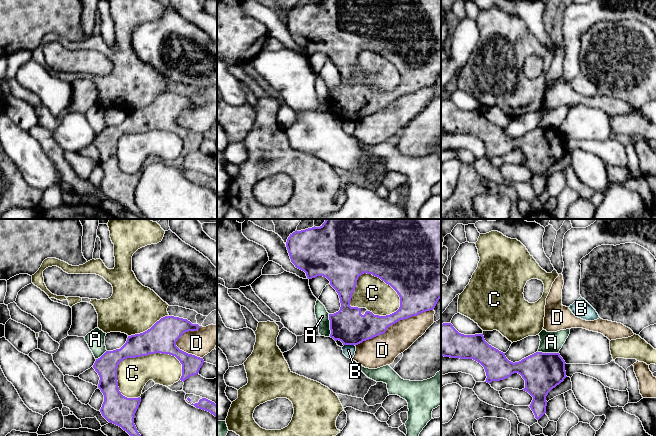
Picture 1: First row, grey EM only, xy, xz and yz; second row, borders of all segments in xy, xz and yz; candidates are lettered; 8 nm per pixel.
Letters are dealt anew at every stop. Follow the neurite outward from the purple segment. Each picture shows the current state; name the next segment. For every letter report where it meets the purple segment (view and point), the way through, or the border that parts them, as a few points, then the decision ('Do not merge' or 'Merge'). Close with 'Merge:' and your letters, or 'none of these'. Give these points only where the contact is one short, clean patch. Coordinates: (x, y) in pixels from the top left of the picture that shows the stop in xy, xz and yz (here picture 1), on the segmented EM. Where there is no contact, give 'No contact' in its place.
A: Touches purple at xz (330, 325). Boundary: xz (328, 314), (330, 336). Do not merge
B: Touches purple at xz (350, 344). Boundary: xz (344, 344), (353, 344), (355, 346). Do not merge
C: Touches purple at xy (154, 353). Do not merge
D: Touches purple at xz (393, 323). Do not merge
Merge: none of these

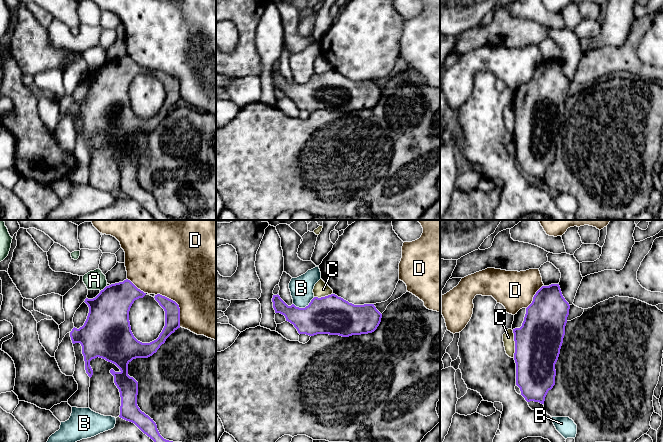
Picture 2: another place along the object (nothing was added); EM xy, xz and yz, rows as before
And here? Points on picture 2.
A: Touches purple at xy (104, 288). Do not merge
B: Touches purple at xz (305, 307). Do not merge
C: Touches purple at yz (515, 344). Path across: yz (538, 341), (533, 344), (515, 344), (508, 337). Merge
D: Touches purple at xy (177, 304). Do not merge
Merge: C

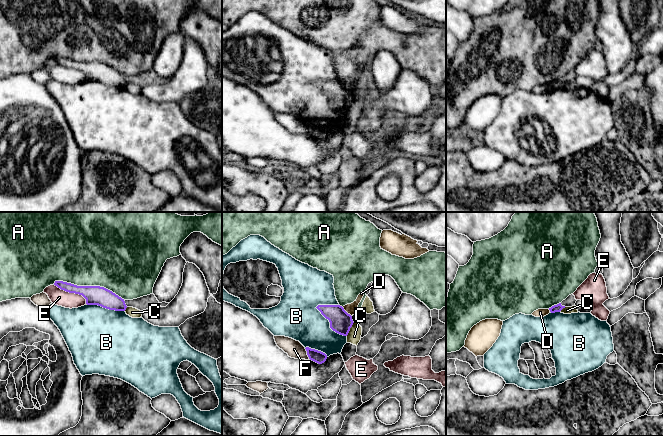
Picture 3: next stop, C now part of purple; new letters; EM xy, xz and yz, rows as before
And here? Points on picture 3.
A: Touches purple at xy (89, 286). Do not merge
B: Touches purple at xz (330, 324). Do not merge
C: Touches purple at xz (349, 329). Boundary: xz (354, 322), (346, 335). Do not merge
D: Touches purple at xz (346, 312). Boundary: xz (342, 307), (351, 316). Do not merge
E: Touches purple at xy (72, 292). Do not merge
F: Touches purple at xz (307, 354). Boundary: xz (304, 348), (310, 359). Do not merge
Merge: none of these

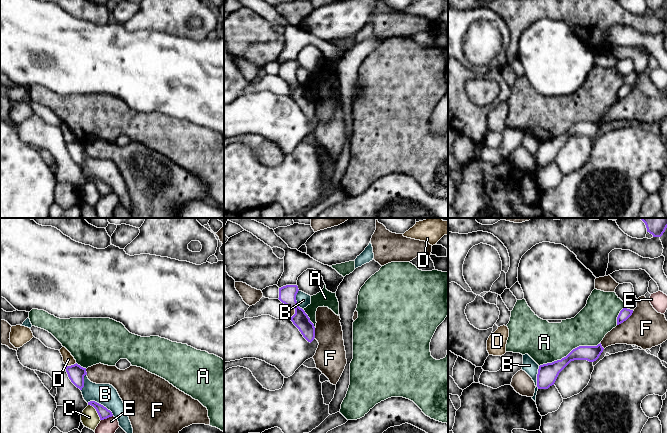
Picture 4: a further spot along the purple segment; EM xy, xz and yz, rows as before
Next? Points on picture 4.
A: Touches purple at yz (570, 352). Do not merge
B: Touches purple at xy (100, 404). Do not merge
C: Touches purple at xy (96, 410). Boundary: xy (88, 404), (95, 409), (100, 420). Do not merge
D: Touches purple at xy (71, 365). Boundary: xy (76, 363), (66, 366). Do not merge
E: Touches purple at xy (106, 418). Do not merge
F: Touches purple at yz (625, 320). Do not merge
Merge: none of these

